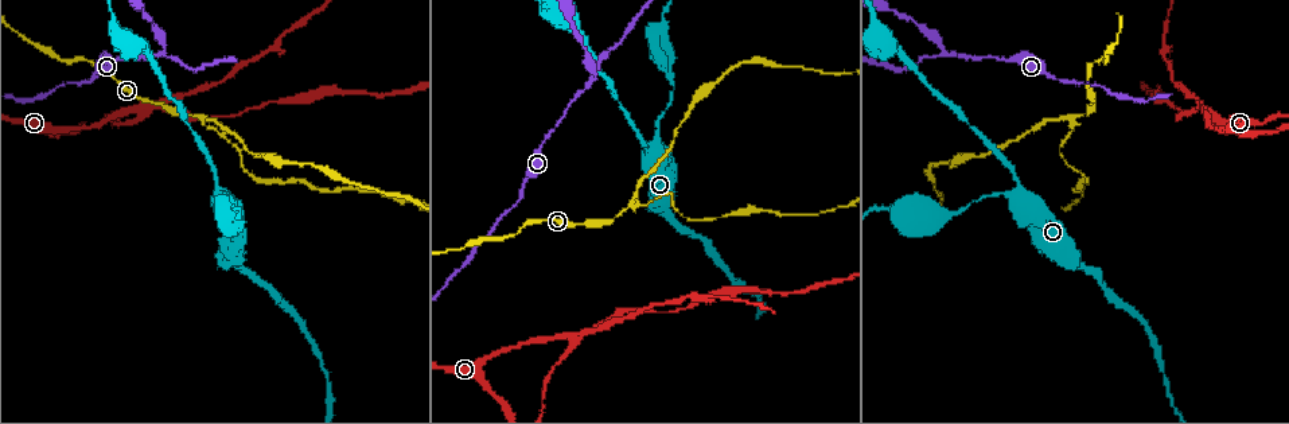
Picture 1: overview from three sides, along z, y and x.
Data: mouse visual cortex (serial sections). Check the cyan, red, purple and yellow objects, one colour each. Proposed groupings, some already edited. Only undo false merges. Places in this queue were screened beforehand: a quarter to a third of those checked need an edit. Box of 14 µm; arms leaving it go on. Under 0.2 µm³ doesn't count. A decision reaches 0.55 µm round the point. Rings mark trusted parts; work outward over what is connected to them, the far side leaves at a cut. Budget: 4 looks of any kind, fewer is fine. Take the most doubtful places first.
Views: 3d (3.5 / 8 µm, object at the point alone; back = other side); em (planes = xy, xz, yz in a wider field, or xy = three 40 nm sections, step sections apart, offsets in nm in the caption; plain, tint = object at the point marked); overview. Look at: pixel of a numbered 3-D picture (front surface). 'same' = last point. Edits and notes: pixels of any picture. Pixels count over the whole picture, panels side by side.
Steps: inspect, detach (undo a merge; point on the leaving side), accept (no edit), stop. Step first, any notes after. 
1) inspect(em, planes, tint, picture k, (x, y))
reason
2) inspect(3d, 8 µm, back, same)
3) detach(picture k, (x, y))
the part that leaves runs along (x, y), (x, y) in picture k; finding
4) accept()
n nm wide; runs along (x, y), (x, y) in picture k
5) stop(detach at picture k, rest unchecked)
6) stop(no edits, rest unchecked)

inspect(3d, 3.5 µm, picture 1, (145, 105))
sharp bend

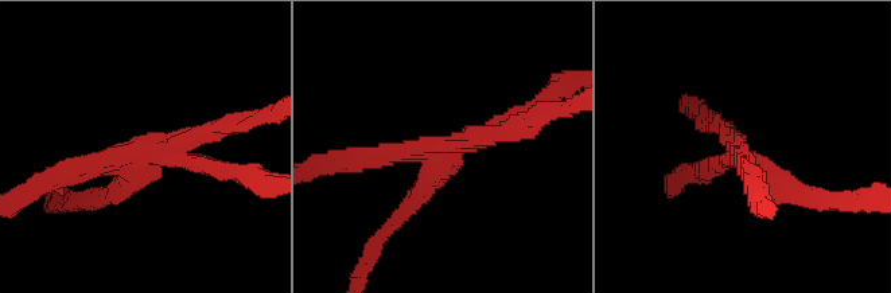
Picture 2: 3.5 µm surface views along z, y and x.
inspect(em, xy, step 2, tint, picture 2, (438, 149))
4 arms; arms of 200, 200, 250, 250 nm

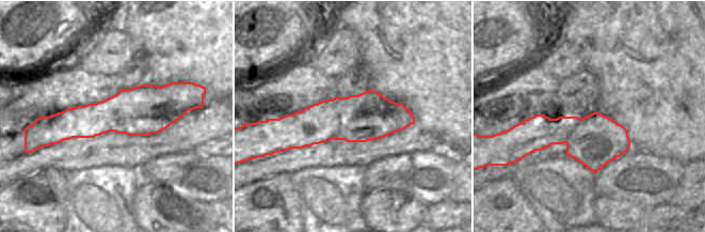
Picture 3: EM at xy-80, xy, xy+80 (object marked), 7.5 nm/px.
detach(picture 2, (222, 170))
360 nm wide; the part that leaves runs along (147, 156), (255, 176) in picture 2; two cells meet here

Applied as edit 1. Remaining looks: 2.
inspect(em, xy, step 5, tint, picture 1, (590, 77))
branch point

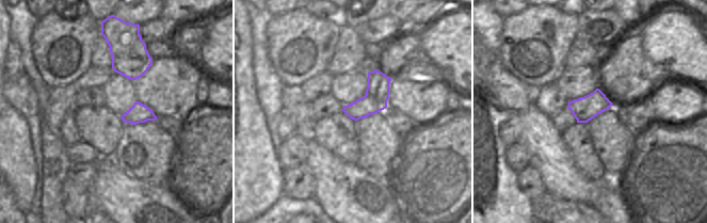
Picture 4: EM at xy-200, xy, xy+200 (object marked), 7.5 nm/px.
inspect(3d, 3.5 µm, same)
wider look

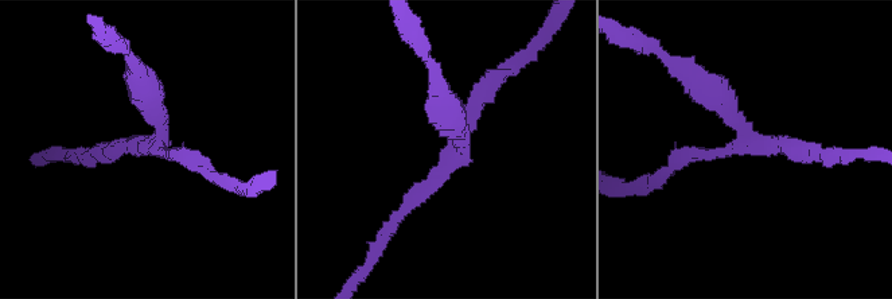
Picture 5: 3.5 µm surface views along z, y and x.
detach(picture 5, (151, 103))
arms of 200, 200, 400 nm; the part that leaves runs along (159, 132), (159, 116), (127, 50) in picture 5; two cells meet here

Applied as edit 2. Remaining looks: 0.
stop(detach at picture 2, detach at picture 5, rest unchecked)

